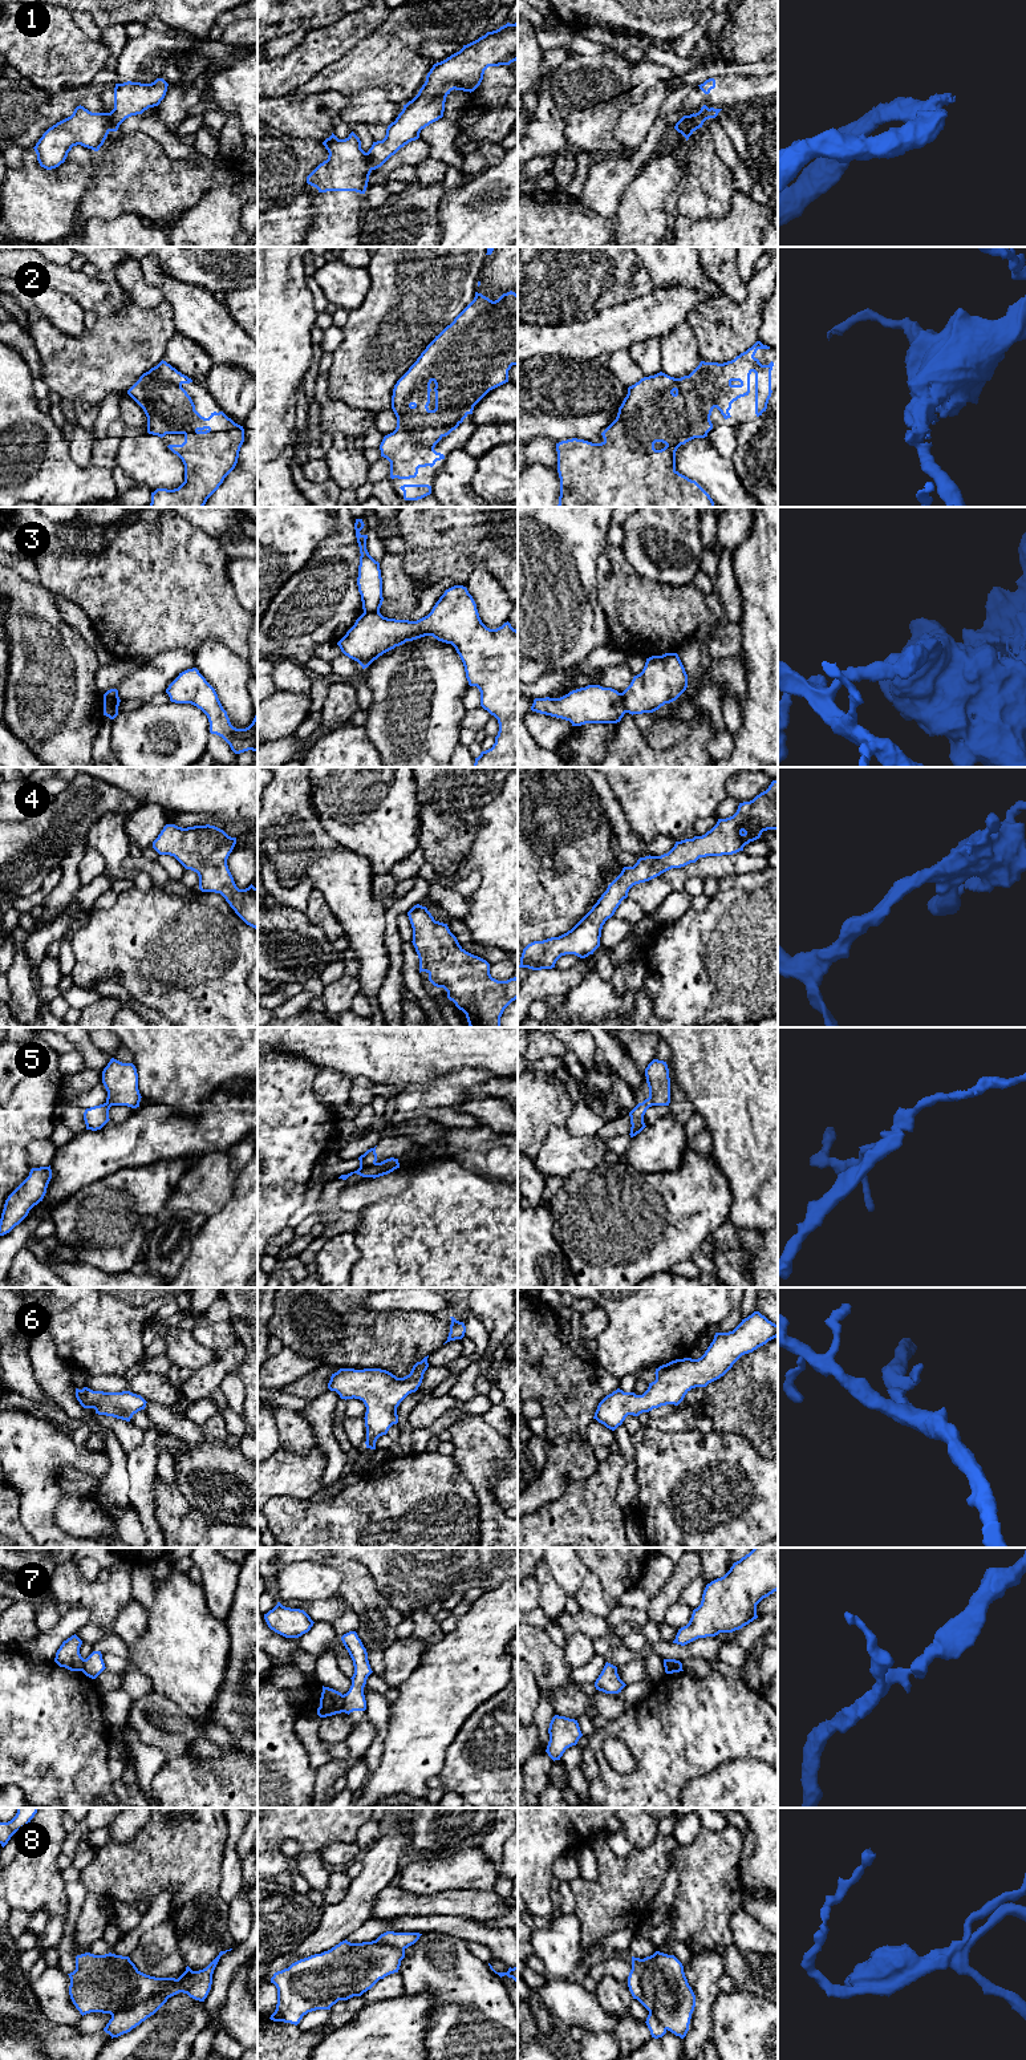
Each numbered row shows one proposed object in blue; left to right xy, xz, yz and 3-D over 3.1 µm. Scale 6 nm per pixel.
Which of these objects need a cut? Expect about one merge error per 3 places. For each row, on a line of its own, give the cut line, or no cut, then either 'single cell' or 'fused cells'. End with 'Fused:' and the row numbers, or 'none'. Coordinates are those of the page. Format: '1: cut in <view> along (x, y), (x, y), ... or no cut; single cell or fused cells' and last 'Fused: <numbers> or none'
1: cut in xy along (108, 113), (109, 130); fused cells
2: no cut; single cell
3: cut in yz along (620, 693), (627, 712); fused cells
4: no cut; single cell
5: cut in xz along (376, 1163), (364, 1166), (355, 1172); fused cells
6: no cut; single cell
7: cut in xz along (343, 1695), (344, 1711); fused cells
8: cut in xy along (166, 1998), (150, 1998), (112, 2015); fused cells
Fused: 1, 3, 5, 7, 8

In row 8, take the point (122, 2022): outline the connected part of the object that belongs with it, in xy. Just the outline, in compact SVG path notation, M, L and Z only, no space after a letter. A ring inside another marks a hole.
M161 1996L158 1999L150 1999L127 2010L119 2011L111 2015L111 2019L104 2031L109 2033L111 2039L127 2033L147 2018L154 2015L166 2002L167 1999Z

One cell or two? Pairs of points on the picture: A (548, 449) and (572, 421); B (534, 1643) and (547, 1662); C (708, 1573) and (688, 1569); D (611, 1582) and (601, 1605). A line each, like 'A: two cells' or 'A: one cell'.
A: two cells
B: one cell
C: two cells
D: two cells

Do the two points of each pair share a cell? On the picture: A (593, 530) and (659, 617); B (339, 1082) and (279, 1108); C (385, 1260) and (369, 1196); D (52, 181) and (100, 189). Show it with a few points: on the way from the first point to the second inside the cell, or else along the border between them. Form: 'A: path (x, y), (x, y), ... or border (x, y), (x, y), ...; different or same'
A: border (607, 543), (597, 559), (596, 575); different
B: border (317, 1070), (313, 1091), (321, 1102), (336, 1110); different
C: border (400, 1191), (385, 1195), (359, 1211); different
D: border (97, 157), (94, 170), (80, 199), (77, 217); different

